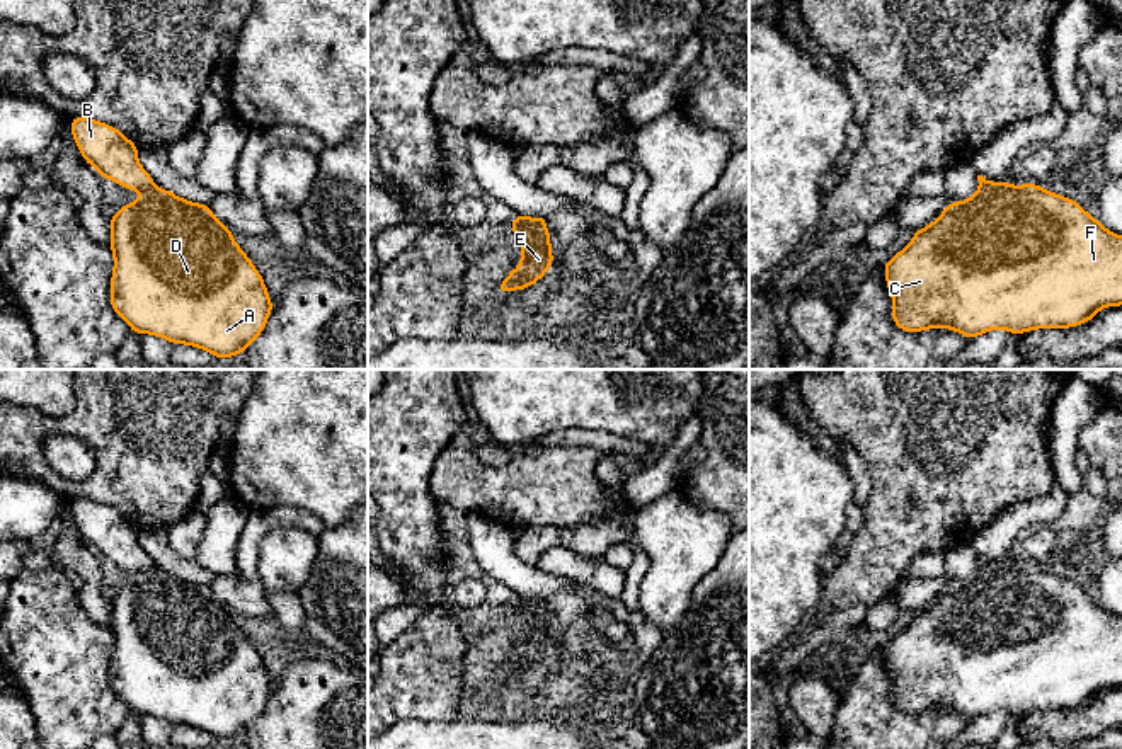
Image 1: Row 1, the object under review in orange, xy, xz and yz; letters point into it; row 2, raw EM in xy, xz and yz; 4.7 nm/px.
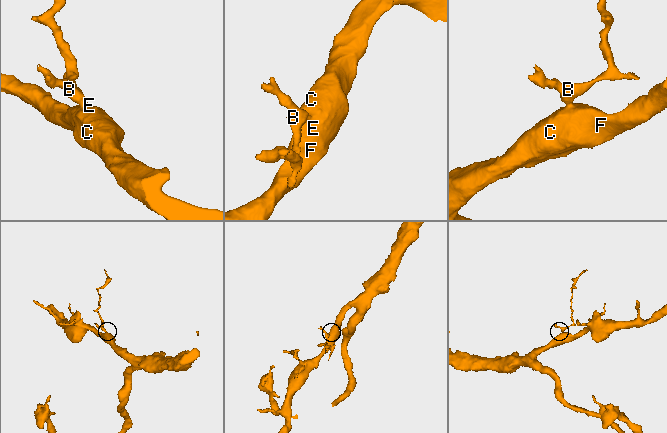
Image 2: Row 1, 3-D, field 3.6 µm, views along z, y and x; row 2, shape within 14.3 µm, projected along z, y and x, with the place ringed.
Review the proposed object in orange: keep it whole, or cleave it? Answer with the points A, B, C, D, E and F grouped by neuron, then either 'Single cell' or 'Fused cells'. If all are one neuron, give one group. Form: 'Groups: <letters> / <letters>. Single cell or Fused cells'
Groups: A C D E F / B. Fused cells

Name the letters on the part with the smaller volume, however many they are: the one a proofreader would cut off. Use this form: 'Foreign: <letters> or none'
Foreign: B

